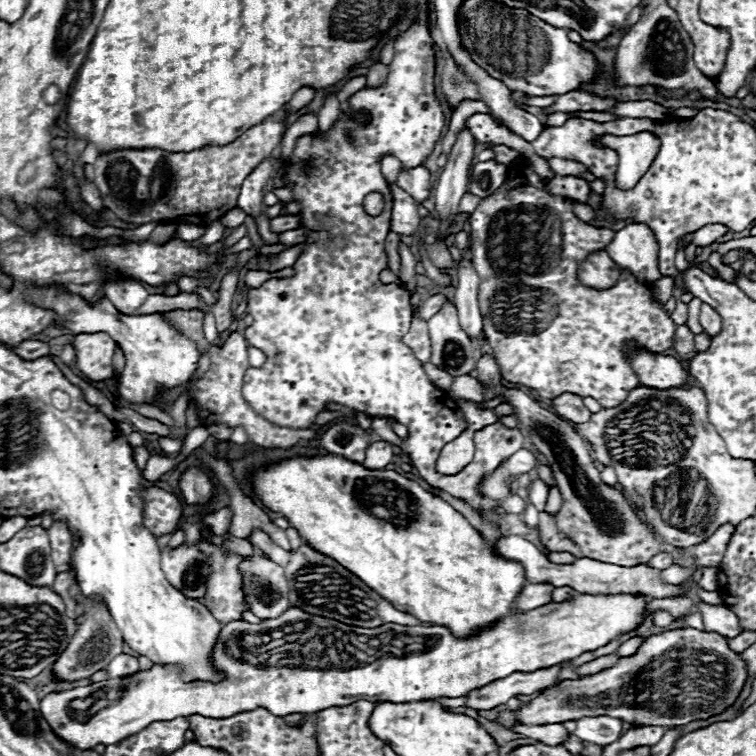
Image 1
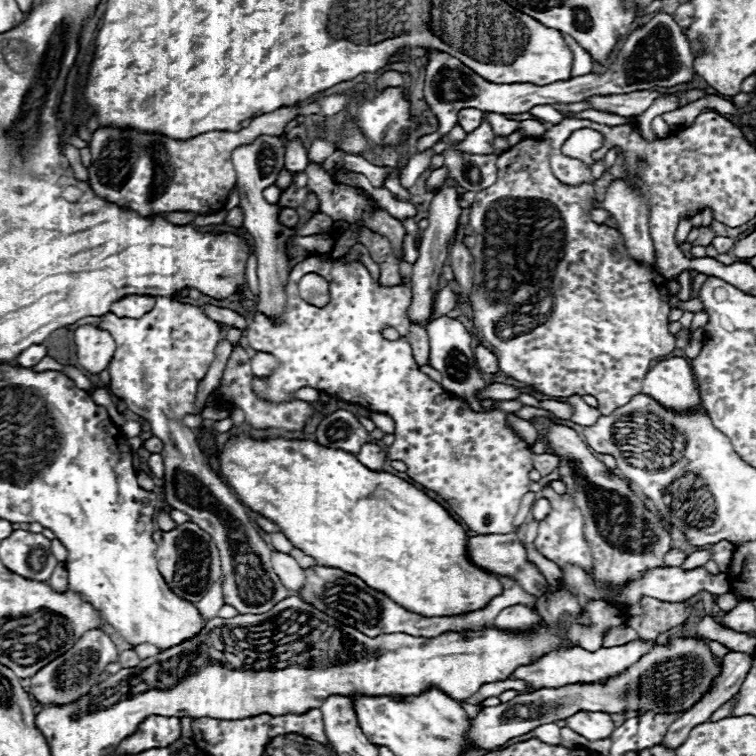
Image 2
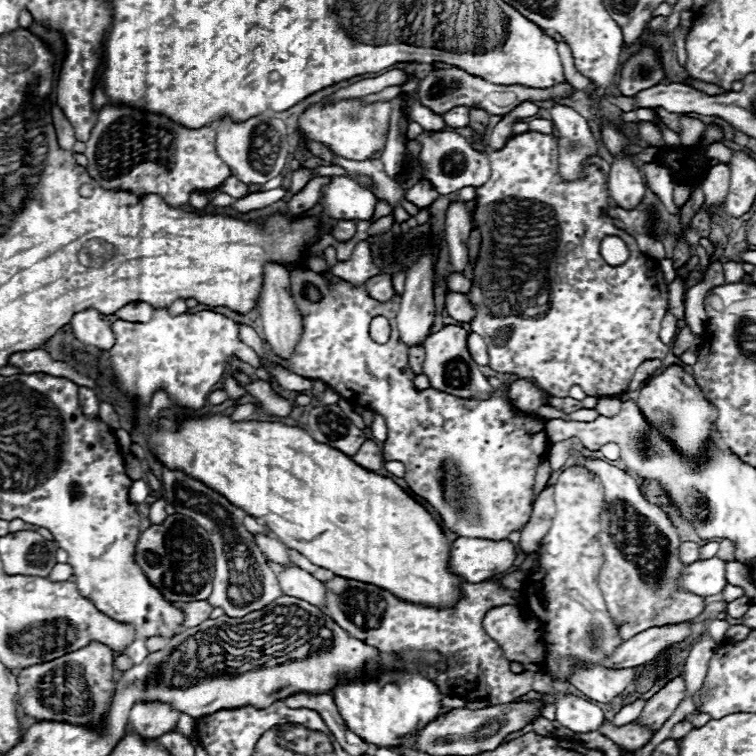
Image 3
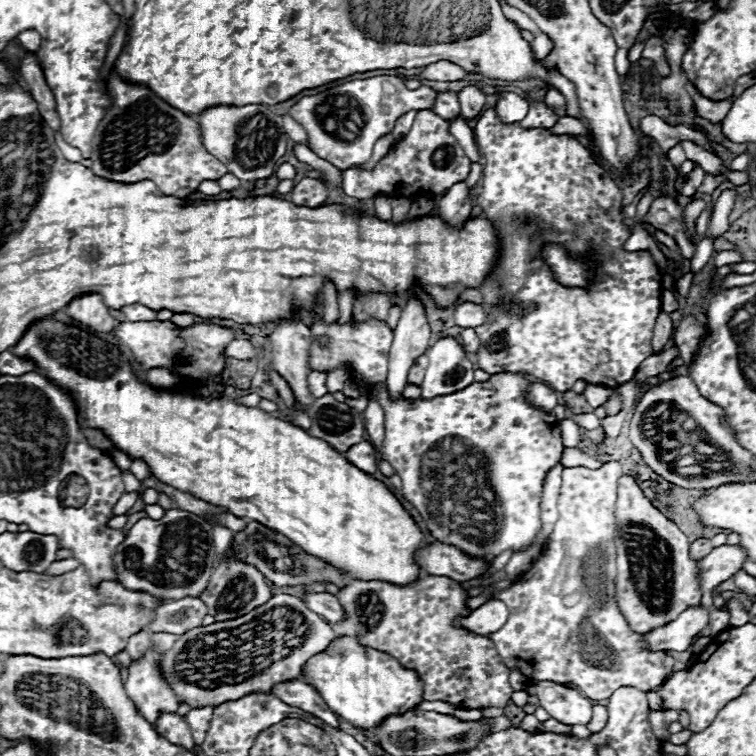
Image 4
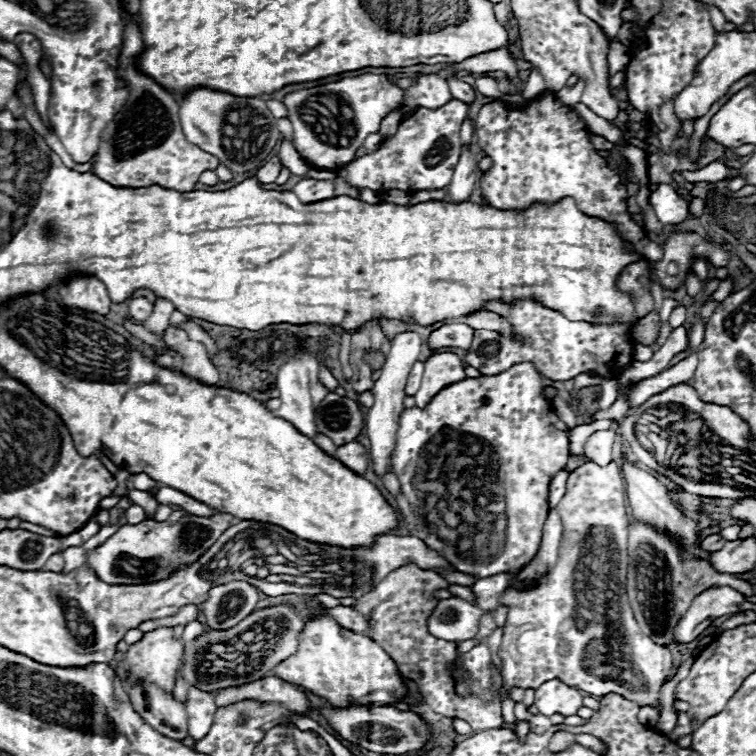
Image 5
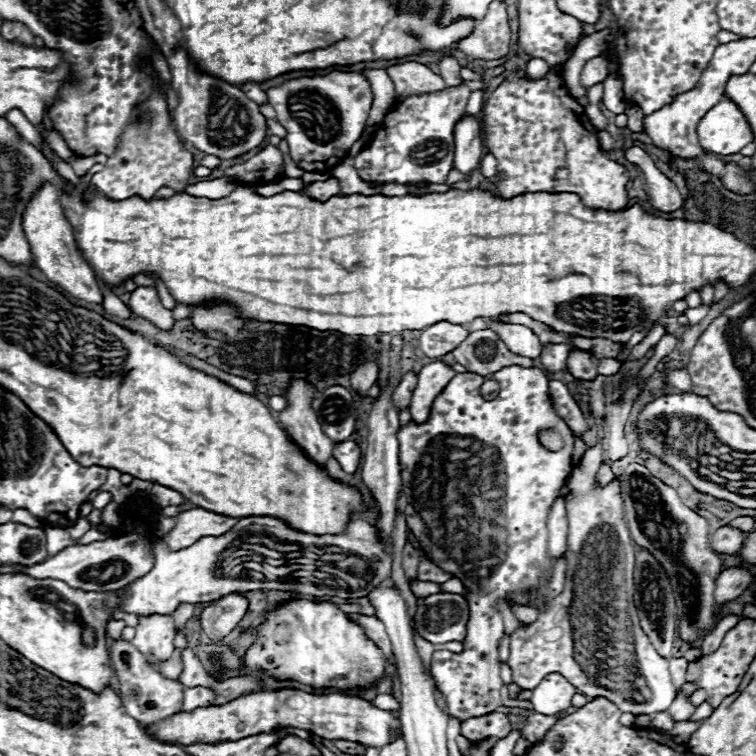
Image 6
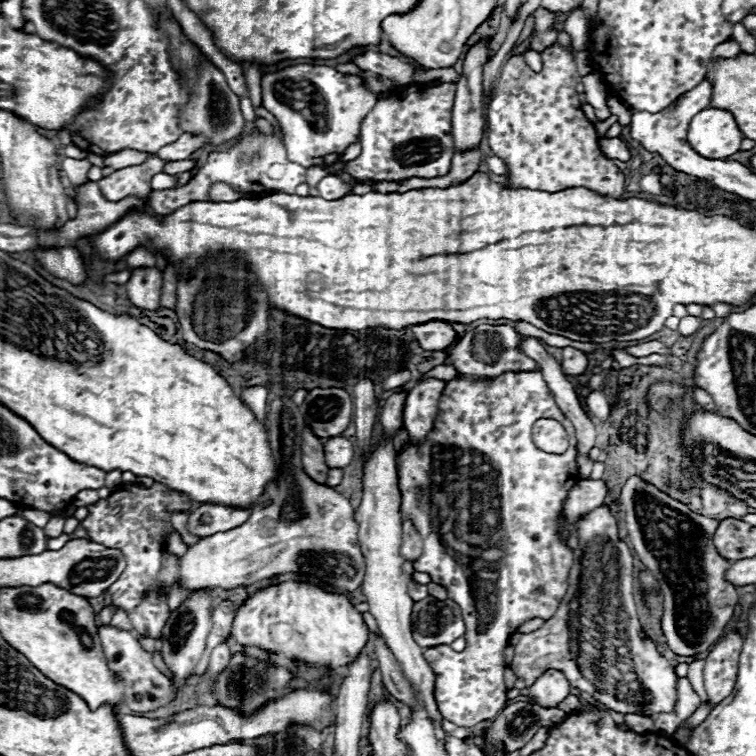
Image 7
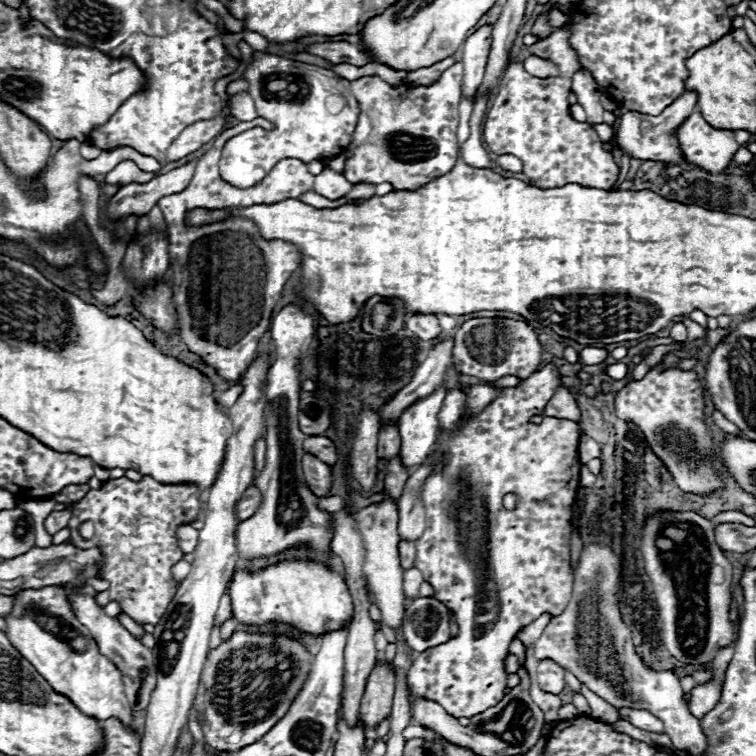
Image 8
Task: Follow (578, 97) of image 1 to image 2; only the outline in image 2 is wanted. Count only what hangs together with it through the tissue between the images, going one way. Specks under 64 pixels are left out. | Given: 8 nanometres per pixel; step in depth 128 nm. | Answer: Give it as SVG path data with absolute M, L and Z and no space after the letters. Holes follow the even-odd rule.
M638 90L628 94L610 94L610 96L590 96L584 102L588 102L594 110L600 112L614 112L618 116L640 116L648 110L654 98L658 98L660 92L650 90Z

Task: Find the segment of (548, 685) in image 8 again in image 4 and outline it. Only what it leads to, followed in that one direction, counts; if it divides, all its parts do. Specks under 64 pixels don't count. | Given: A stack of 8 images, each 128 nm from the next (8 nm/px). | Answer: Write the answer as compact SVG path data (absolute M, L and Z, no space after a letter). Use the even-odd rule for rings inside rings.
M548 680L534 684L534 688L540 698L540 706L558 722L568 726L586 726L592 720L592 702L578 690Z

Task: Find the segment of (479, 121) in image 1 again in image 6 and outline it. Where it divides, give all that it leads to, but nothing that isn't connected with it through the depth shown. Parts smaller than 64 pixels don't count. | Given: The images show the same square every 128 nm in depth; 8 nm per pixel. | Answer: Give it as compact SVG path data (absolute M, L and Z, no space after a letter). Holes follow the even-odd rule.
M404 62L388 68L390 78L396 86L396 96L404 98L410 94L432 94L440 92L444 86L444 80L434 74L430 68L418 62Z

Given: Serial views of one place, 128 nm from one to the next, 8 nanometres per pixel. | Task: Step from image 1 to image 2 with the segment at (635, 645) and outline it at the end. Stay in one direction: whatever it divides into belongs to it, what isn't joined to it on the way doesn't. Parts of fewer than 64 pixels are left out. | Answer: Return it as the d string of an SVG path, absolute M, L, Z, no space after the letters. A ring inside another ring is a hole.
M616 626L606 638L604 638L604 646L618 646L618 644L628 644L632 640L640 640L638 632L634 632L628 626Z

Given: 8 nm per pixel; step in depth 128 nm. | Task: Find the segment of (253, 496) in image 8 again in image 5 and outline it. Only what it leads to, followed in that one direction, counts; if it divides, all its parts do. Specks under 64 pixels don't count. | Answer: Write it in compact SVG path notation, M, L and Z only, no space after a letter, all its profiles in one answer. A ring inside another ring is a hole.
M174 510L168 520L144 520L140 524L126 524L102 546L86 554L88 564L100 580L108 584L148 584L168 578L178 566L196 562L206 548L210 548L226 528L236 524L230 514L216 514L214 518L194 516L184 510ZM70 546L62 552L64 556L64 570L62 572L70 572L70 570L76 570L78 566L84 564L84 550L80 546Z

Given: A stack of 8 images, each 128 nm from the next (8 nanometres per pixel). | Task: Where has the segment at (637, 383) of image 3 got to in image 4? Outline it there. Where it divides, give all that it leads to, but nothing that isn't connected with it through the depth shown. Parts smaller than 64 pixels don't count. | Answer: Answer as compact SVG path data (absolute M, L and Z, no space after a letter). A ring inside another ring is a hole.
M668 346L664 352L656 354L656 356L648 356L640 366L638 366L638 372L634 374L634 380L636 382L646 382L648 378L652 376L658 376L660 372L666 372L668 364L680 356L680 350L676 346Z

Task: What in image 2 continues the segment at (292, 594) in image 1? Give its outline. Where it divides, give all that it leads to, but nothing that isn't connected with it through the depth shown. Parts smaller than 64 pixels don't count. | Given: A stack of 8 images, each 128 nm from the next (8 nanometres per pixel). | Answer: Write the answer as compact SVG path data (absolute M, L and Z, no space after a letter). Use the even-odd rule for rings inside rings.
M312 566L312 568L304 568L304 572L306 572L306 584L302 586L300 592L296 592L296 596L300 596L304 602L312 604L320 612L326 612L328 616L340 620L342 624L358 628L366 636L406 632L406 634L412 634L412 636L434 638L434 636L440 636L440 634L450 632L450 630L478 630L478 628L490 626L494 622L494 616L502 608L506 608L506 606L512 606L512 604L529 604L526 606L534 607L535 605L533 604L537 601L536 597L531 597L526 591L522 590L515 580L502 576L500 582L504 586L504 592L500 596L496 596L484 610L462 614L462 616L448 616L448 618L424 618L424 616L418 616L414 612L404 610L402 606L398 606L396 602L392 602L386 594L372 590L358 576L342 572L340 568Z

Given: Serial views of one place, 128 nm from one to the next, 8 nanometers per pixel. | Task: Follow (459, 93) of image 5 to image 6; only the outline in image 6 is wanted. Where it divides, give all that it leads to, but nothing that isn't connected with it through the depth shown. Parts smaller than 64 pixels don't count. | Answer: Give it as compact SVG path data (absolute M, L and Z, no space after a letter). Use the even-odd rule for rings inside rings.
M444 56L440 60L440 76L446 80L446 86L460 86L464 80L460 78L460 64L452 56Z

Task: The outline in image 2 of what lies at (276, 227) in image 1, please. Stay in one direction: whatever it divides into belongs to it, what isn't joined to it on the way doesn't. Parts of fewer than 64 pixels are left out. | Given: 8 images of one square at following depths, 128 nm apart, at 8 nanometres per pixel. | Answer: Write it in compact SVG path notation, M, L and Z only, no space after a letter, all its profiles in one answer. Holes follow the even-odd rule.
M284 208L280 212L280 224L282 226L288 226L288 228L294 228L298 224L298 214L294 208Z

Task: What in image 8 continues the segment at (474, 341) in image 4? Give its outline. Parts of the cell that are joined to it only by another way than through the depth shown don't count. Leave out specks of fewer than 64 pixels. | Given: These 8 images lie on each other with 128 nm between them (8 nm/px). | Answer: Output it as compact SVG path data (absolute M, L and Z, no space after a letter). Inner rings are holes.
M414 314L406 318L406 328L412 330L420 340L436 340L444 334L440 320L434 314Z

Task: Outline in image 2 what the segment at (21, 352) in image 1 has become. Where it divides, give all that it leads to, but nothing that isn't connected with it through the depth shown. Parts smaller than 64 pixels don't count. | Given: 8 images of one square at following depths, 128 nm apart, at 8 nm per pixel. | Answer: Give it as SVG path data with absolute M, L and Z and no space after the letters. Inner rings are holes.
M32 344L30 348L26 348L14 362L28 368L28 366L34 366L38 364L42 358L46 356L46 346L44 344Z

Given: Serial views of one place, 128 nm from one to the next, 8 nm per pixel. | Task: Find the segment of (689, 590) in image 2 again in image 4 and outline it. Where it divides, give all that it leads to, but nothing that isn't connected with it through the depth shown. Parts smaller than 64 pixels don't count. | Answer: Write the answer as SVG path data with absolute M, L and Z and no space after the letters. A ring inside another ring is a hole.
M718 546L708 556L698 560L698 582L702 592L710 594L724 580L734 576L744 564L746 552L738 546Z

